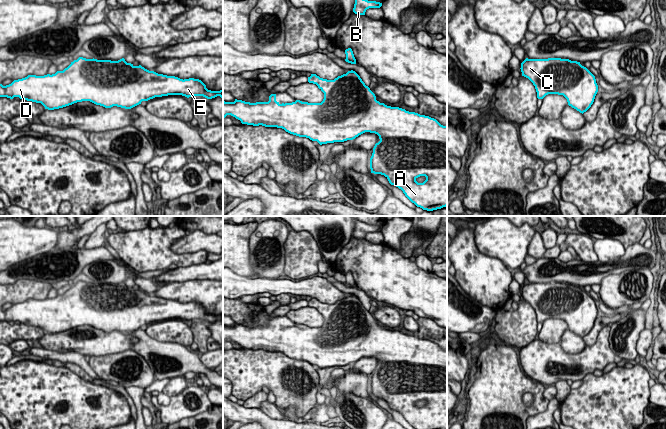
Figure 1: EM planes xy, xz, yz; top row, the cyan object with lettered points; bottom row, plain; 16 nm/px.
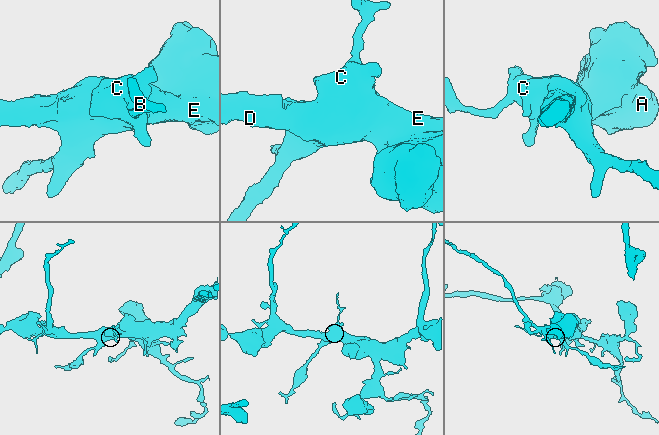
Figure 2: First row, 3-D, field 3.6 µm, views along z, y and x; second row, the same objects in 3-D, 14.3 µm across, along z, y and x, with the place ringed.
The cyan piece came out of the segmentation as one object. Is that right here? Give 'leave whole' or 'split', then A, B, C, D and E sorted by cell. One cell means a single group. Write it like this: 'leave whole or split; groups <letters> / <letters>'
split; groups A D E / B C

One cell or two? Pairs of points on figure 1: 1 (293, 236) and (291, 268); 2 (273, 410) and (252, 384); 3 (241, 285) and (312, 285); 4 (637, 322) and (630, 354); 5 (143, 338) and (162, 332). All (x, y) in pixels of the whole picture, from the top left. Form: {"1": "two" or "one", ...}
{"1": "one", "2": "two", "3": "one", "4": "one", "5": "two"}

